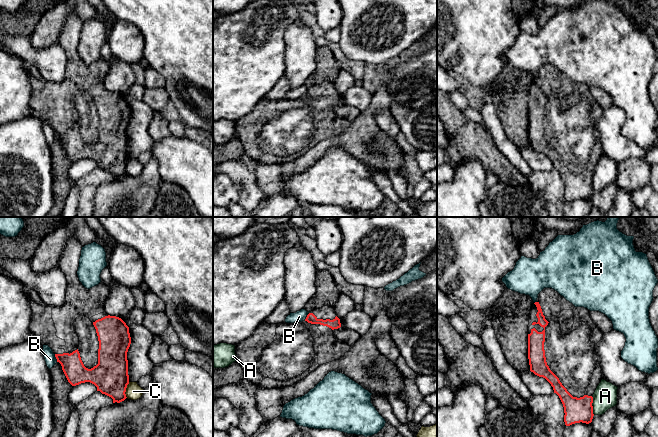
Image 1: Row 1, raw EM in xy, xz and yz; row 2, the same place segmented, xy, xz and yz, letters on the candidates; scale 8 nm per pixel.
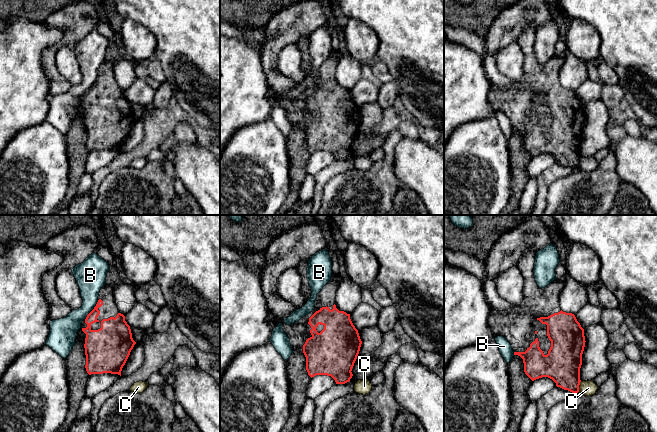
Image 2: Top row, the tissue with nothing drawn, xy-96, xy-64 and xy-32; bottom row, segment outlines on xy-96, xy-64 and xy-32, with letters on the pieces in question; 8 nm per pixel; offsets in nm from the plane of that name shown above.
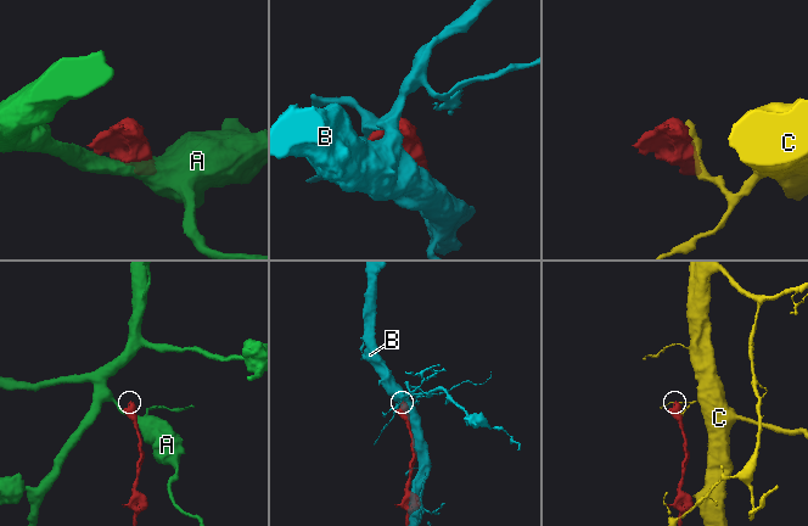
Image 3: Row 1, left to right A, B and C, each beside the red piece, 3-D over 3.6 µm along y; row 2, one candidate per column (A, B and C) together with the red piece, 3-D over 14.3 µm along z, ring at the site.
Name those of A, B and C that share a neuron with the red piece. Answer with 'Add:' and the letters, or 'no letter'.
Add: no letter

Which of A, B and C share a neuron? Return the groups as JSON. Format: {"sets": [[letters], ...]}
{"sets": [["A"], ["B"], ["C"]]}

